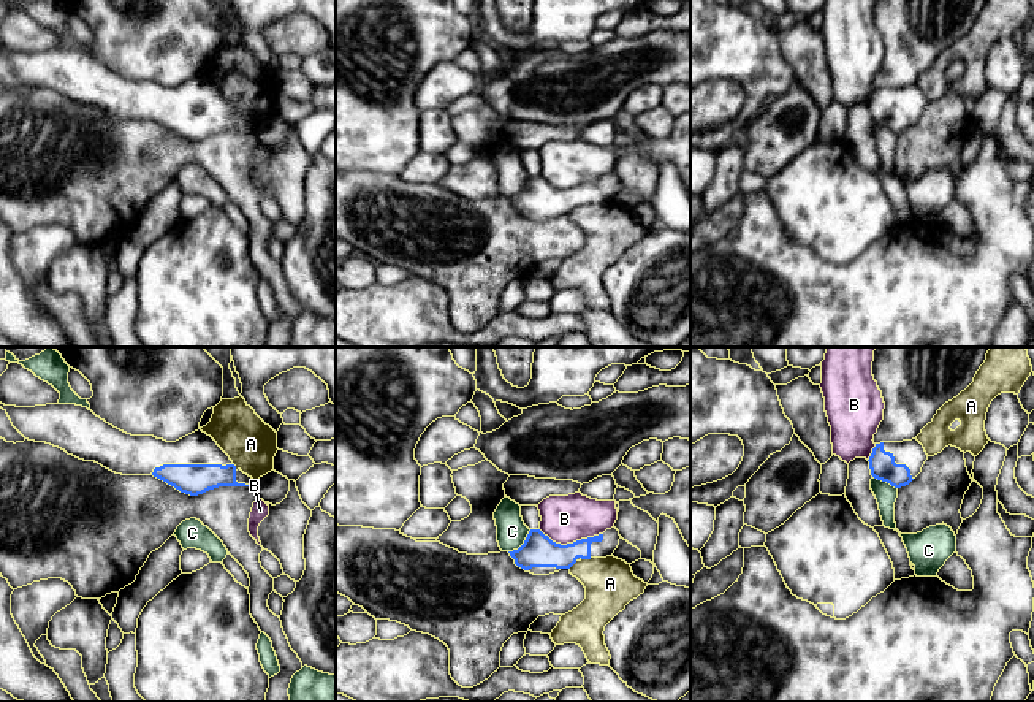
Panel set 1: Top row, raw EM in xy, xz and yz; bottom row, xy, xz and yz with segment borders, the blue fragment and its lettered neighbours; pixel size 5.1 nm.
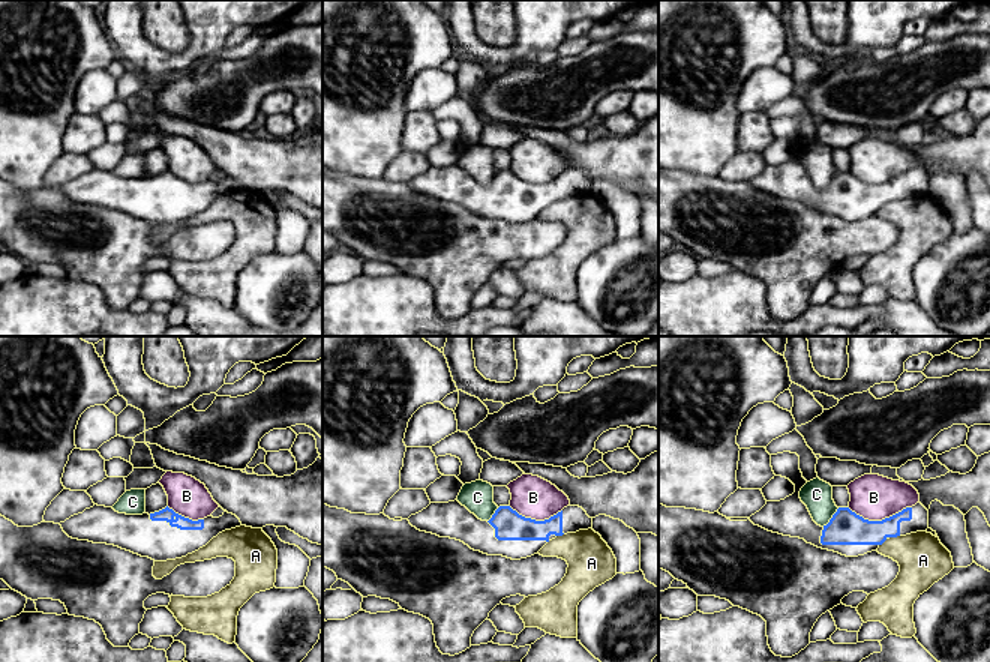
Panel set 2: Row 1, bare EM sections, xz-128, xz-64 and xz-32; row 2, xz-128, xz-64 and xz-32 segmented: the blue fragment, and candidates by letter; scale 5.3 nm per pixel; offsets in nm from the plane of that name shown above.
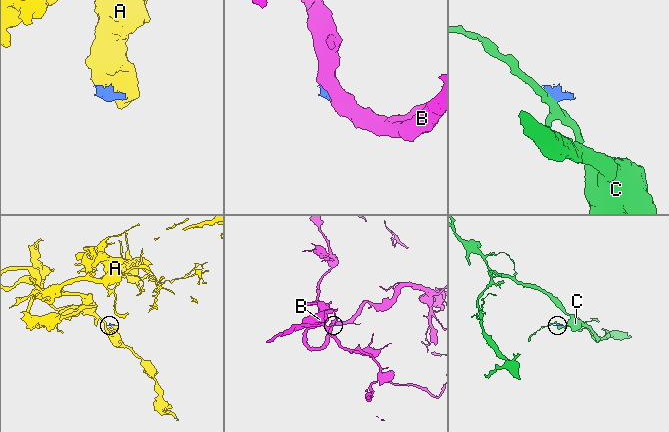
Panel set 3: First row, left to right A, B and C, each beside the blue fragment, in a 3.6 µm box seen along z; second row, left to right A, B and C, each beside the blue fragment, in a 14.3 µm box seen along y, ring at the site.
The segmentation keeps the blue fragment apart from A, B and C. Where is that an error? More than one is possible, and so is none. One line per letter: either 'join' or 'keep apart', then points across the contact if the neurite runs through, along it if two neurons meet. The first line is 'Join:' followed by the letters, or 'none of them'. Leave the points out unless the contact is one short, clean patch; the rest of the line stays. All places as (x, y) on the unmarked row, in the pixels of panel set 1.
Join: none of them
A: keep apart; border xz (591, 203), (581, 205)
B: keep apart; border xz (539, 173), (561, 189), (572, 189), (602, 179)
C: keep apart; border xz (531, 175), (526, 184), (509, 197)

